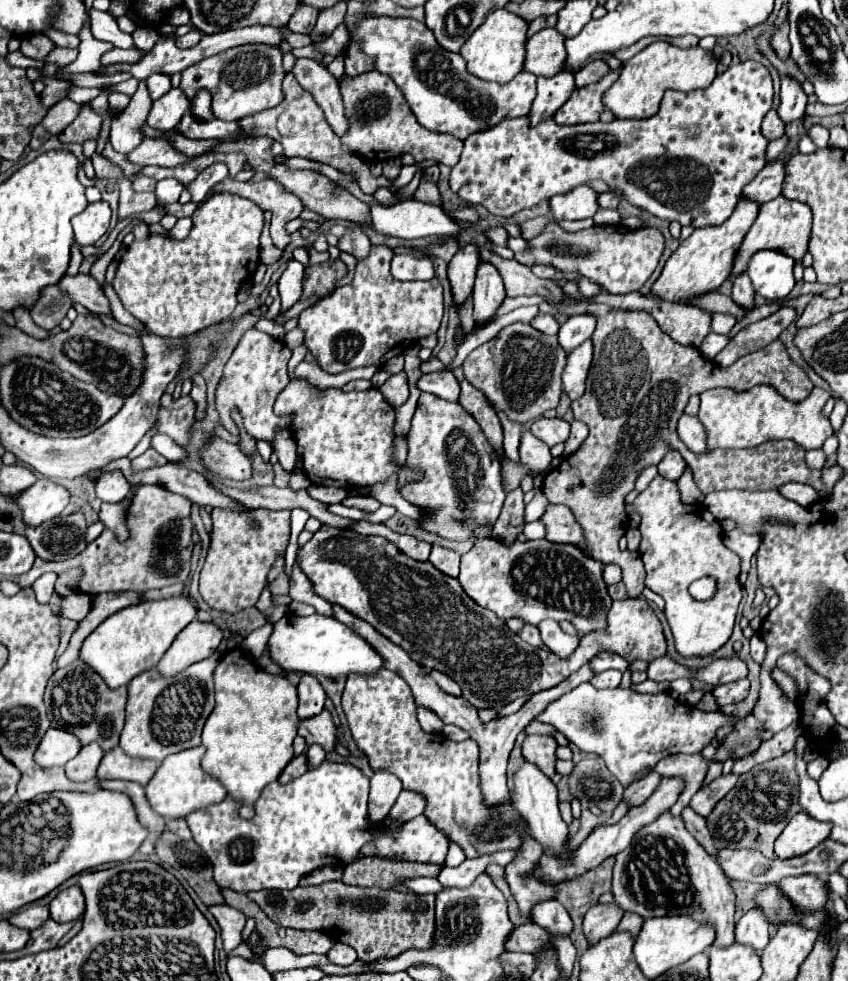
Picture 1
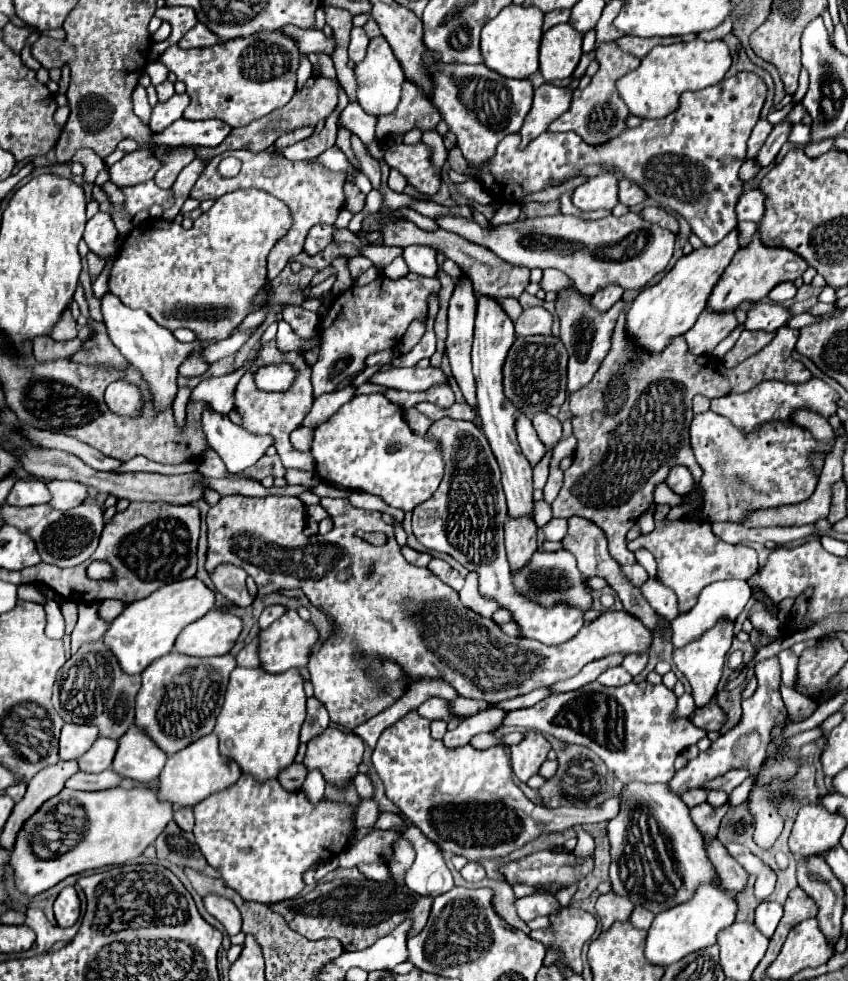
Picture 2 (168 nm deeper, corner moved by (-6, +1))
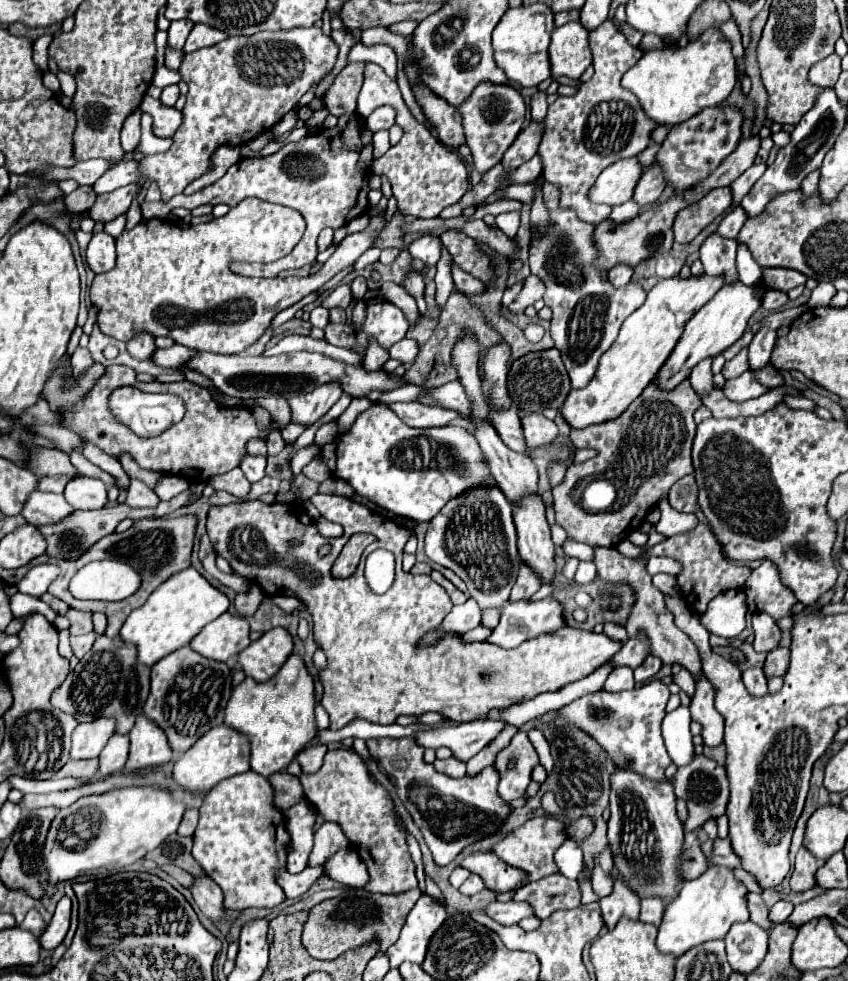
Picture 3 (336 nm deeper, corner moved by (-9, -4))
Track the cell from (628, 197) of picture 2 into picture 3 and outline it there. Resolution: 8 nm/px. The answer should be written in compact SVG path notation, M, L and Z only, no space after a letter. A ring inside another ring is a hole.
M648 167L636 185L634 201L640 207L648 207L648 205L656 203L656 199L662 195L662 191L664 191L664 175L660 175L660 171L656 171L656 167Z

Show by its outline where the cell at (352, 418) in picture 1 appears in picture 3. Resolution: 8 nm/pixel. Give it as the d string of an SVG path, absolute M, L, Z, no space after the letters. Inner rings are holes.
M382 403L370 405L348 433L324 445L322 459L334 477L348 481L372 505L416 521L430 521L450 499L470 487L496 485L470 431L454 425L412 429Z

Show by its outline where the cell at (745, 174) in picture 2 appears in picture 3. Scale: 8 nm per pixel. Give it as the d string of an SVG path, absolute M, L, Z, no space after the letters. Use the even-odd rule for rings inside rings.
M720 187L708 193L700 203L686 207L678 213L674 223L674 237L678 243L690 243L704 227L720 217L732 203L730 187Z

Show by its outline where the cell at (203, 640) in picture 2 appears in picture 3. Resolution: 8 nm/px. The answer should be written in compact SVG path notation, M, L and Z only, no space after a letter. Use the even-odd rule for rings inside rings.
M222 613L218 619L208 623L196 639L192 639L190 647L214 661L228 661L232 655L240 653L250 645L250 627L248 621L240 615Z

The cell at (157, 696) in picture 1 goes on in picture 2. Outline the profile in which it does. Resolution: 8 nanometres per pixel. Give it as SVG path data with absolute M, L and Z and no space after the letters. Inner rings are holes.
M167 654L141 674L143 684L135 702L135 726L141 728L167 754L175 754L195 740L213 732L215 718L223 706L223 694L231 670L237 666L233 654L215 658L189 658Z

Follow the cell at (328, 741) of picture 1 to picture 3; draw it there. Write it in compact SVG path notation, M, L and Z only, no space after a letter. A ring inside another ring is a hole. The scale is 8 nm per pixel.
M346 749L328 751L322 769L314 775L300 775L300 781L304 795L314 805L316 813L322 815L324 821L332 821L342 827L350 847L366 865L370 875L368 883L364 885L366 891L400 893L418 887L416 867L408 851L406 833L398 825L392 797L384 787L380 787L380 783L372 783L368 769L358 753Z

